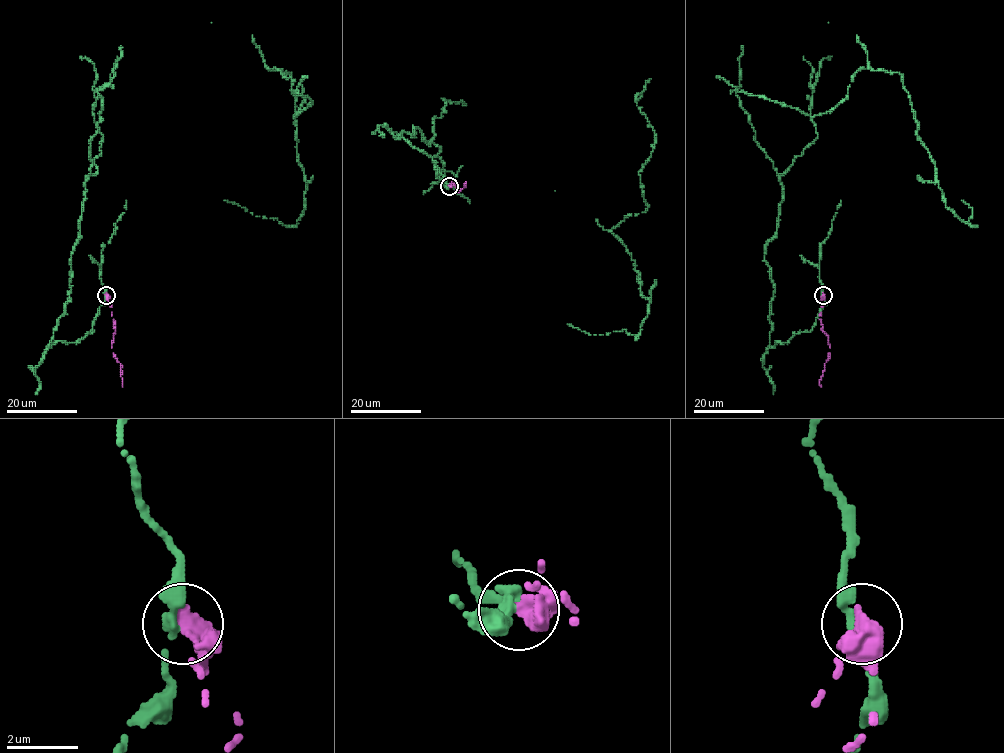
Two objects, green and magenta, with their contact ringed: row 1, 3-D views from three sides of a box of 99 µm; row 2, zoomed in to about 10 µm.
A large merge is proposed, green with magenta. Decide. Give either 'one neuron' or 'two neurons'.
two neurons

